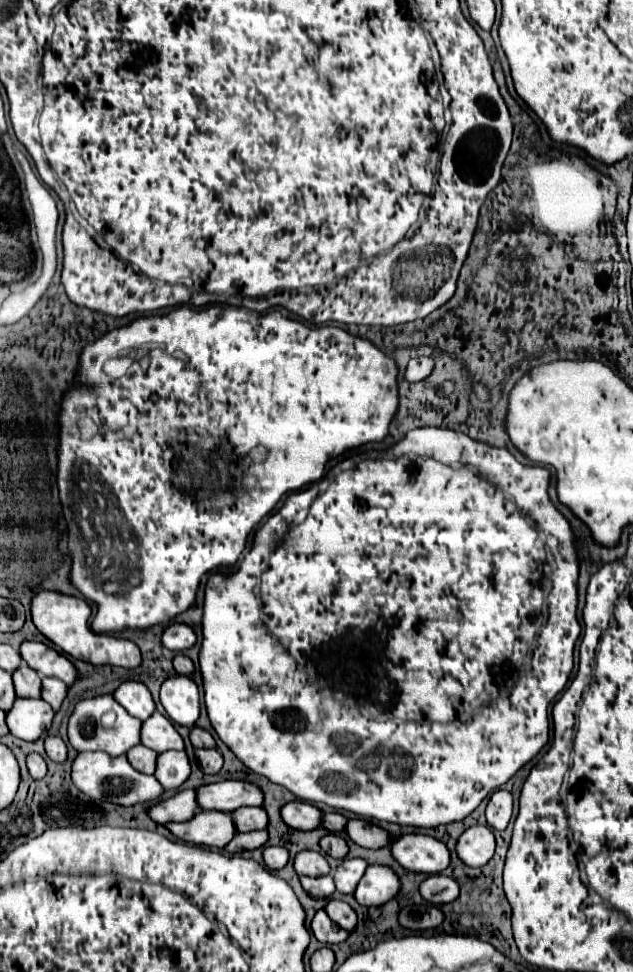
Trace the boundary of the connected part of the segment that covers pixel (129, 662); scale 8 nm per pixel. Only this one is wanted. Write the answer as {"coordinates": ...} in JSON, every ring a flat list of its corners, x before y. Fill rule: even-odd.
{"coordinates":[[43,592,31,600,31,614,33,614,33,622,39,628,39,632,45,634,65,654,77,660,85,660,91,664,113,664,113,666,123,666,123,668,137,668,141,664,141,652,133,642,113,638,107,634,95,634,89,628,91,608,83,598]]}

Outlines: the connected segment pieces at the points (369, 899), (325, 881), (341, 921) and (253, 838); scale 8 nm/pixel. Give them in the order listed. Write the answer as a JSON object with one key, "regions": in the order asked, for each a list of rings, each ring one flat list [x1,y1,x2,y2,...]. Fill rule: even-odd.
{"regions":[[[371,864,363,874,353,896,363,906,379,908,389,900,393,900,399,894,399,890,401,890,401,880,393,868,383,864]],[[331,876,301,878,301,884,311,898,331,898,333,892,335,892,335,882,333,882]],[[329,900,329,904,325,906,325,912,335,920,335,924,339,924,343,930,353,932,357,926,357,914,355,910,341,900]],[[257,830,257,832,247,832,247,834,237,834,227,846,225,850,229,854,239,854,243,850,255,850,255,848,263,848,265,842,269,840,267,830]]]}

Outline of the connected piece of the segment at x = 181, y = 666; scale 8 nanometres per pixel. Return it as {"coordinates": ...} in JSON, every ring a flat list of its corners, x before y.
{"coordinates":[[177,654,177,656,175,656,175,660,173,660,173,666,175,666,177,674,185,674,185,676,191,676,191,674,193,674,193,670,195,670,195,666,193,666,191,658,187,658,185,654]]}

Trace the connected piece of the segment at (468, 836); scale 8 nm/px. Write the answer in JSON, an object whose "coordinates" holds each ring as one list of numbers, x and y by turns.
{"coordinates":[[487,824,467,828,457,842,457,854,467,866,485,866,495,854,495,830]]}

